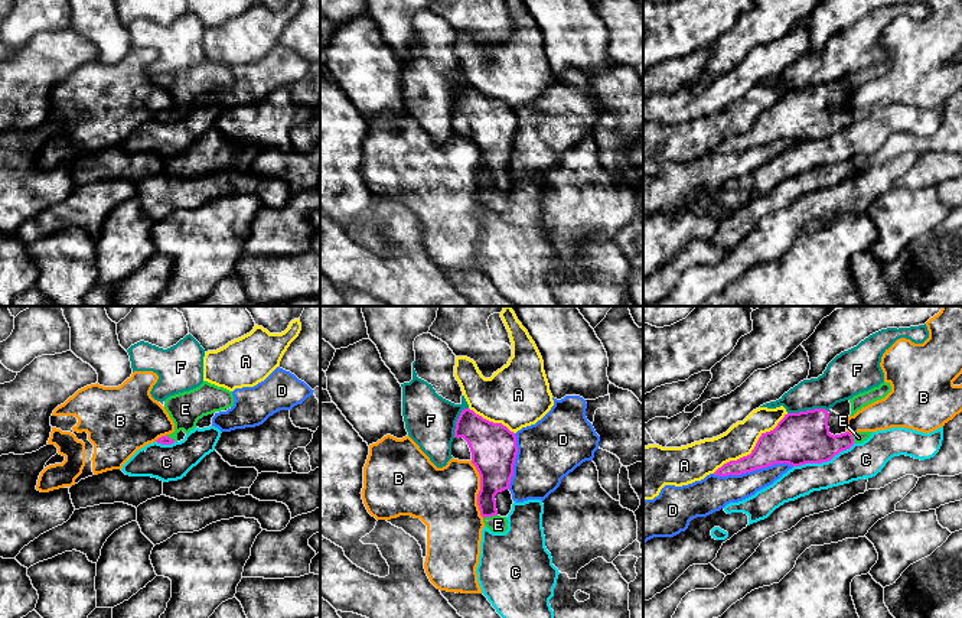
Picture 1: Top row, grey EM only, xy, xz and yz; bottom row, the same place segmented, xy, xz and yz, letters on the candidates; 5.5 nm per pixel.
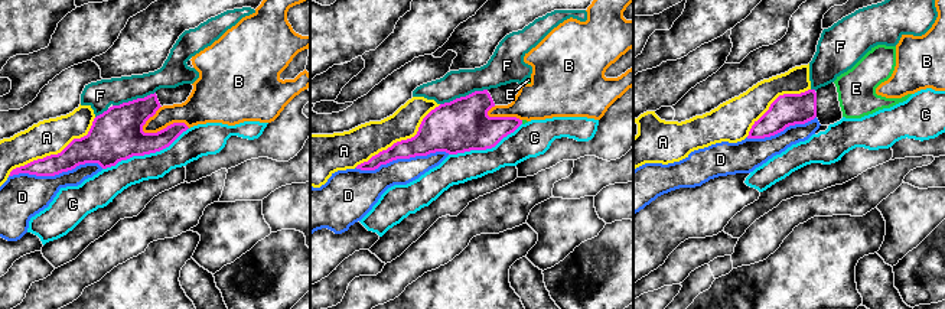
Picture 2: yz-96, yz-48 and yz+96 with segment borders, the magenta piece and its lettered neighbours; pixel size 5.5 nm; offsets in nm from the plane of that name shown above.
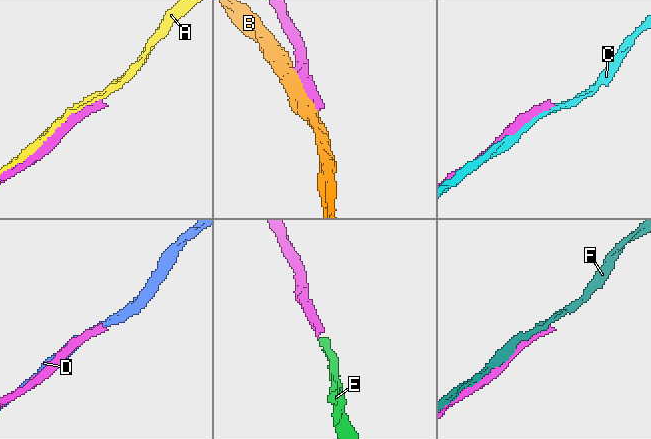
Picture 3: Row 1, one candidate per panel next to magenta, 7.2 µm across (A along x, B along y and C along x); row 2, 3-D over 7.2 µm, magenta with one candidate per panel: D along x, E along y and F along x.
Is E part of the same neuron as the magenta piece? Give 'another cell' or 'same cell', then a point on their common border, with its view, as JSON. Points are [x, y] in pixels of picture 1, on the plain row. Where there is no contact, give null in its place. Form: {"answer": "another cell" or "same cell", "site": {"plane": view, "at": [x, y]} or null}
{"answer": "same cell", "site": {"plane": "xz", "at": [489, 192]}}

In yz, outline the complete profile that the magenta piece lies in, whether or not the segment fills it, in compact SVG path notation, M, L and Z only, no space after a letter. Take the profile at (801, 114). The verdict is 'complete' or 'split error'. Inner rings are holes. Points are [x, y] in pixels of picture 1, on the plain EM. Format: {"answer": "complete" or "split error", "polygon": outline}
{"answer": "split error", "polygon": "M825 85L785 91L773 107L762 110L750 131L724 140L714 152L741 152L775 140L800 143L828 139L873 110L845 108L834 113L829 110L828 94Z"}

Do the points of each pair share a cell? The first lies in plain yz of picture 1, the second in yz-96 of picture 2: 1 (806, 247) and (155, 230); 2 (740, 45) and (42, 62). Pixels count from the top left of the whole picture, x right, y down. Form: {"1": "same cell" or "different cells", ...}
{"1": "different cells", "2": "same cell"}

